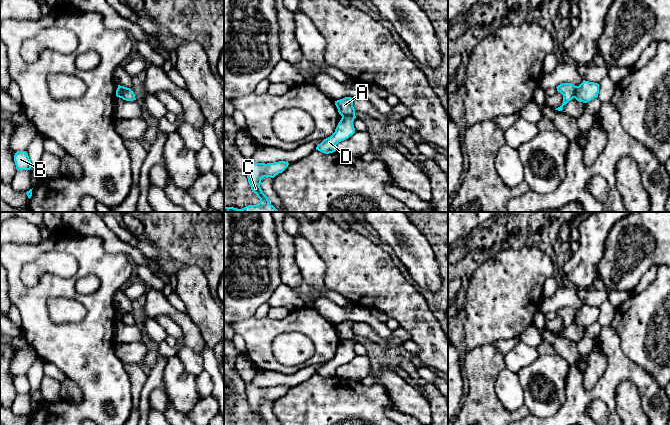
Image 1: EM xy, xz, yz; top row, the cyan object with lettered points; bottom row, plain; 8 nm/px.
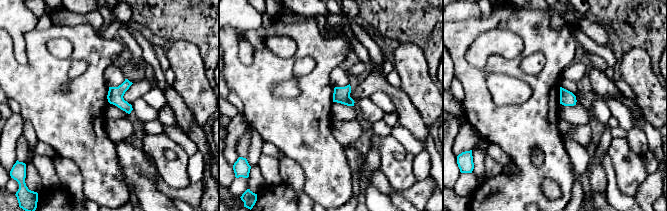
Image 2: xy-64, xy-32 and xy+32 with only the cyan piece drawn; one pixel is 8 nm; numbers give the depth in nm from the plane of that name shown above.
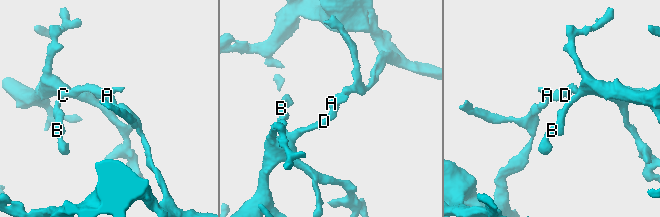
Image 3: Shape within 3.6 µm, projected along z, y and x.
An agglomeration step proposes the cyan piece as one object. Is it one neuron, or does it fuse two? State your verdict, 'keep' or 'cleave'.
cleave

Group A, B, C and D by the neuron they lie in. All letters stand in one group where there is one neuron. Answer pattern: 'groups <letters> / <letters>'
groups A / B C D

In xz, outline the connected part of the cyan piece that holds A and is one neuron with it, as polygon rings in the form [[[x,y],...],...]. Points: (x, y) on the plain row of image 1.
[[[345,321],[343,323],[335,325],[335,329],[341,340],[353,339],[355,338],[355,333],[353,331],[353,322]]]

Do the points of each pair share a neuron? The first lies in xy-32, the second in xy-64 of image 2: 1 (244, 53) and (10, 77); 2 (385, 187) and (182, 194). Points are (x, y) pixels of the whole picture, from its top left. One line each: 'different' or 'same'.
1: different
2: same

